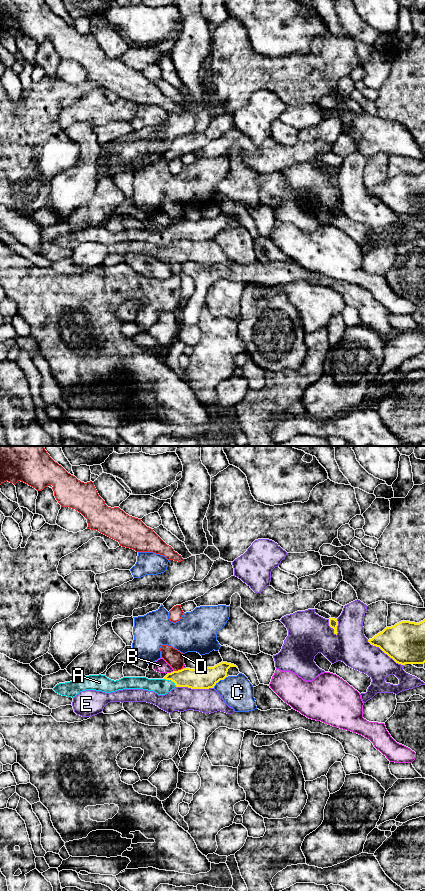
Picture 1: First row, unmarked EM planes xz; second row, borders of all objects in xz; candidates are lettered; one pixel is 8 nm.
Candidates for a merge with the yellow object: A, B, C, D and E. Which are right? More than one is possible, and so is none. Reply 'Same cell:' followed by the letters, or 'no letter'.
Same cell: A

